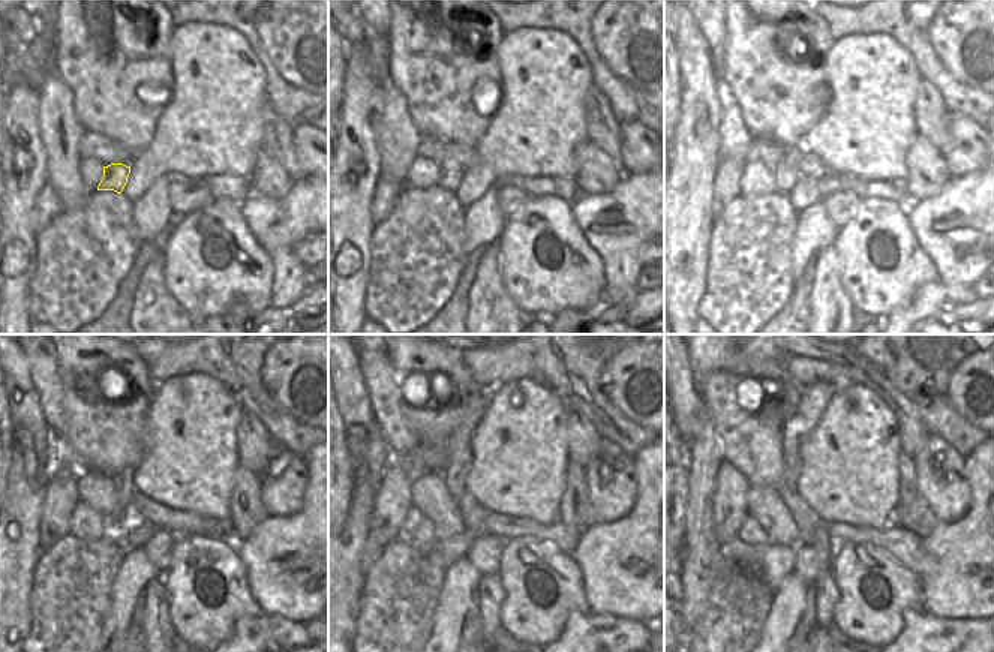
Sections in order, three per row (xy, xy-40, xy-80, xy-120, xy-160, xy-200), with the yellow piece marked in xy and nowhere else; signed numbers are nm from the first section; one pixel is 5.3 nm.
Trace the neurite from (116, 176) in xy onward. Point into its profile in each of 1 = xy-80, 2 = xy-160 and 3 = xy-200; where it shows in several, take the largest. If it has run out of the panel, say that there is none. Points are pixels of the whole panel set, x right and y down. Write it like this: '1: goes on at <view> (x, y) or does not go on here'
1: goes on at xy-80 (786, 177)
2: goes on at xy-160 (456, 466)
3: goes on at xy-200 (813, 399)

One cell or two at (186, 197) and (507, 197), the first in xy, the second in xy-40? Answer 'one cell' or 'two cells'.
one cell

